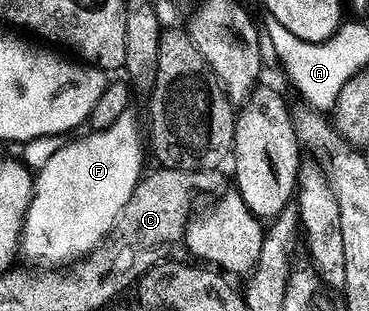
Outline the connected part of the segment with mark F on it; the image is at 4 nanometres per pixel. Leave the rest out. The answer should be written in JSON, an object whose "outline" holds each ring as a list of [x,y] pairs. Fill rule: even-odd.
{"outline":[[[131,109],[122,112],[122,116],[118,116],[118,120],[114,120],[114,124],[110,124],[110,128],[105,130],[92,130],[88,132],[85,138],[76,138],[73,142],[68,142],[65,146],[60,146],[48,159],[44,162],[44,167],[41,168],[40,174],[35,175],[34,185],[32,188],[32,199],[28,205],[28,210],[24,214],[24,226],[20,230],[20,249],[19,253],[22,258],[25,258],[27,265],[32,268],[68,268],[73,262],[79,258],[83,258],[99,246],[101,242],[107,238],[108,233],[111,232],[113,224],[118,220],[118,216],[122,212],[122,208],[126,208],[126,204],[130,200],[130,196],[134,192],[136,185],[140,183],[142,175],[145,173],[144,167],[144,148],[146,152],[146,142],[140,139],[140,122],[134,116],[135,113]]]}

